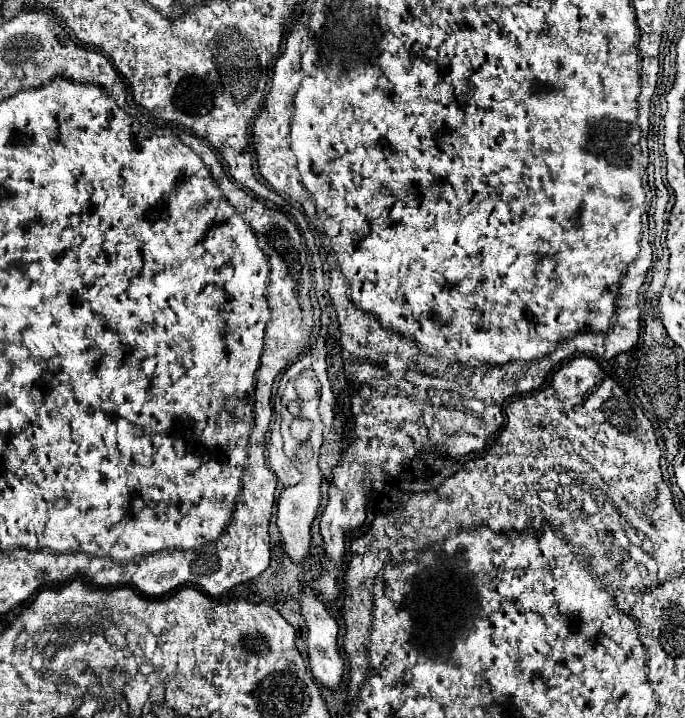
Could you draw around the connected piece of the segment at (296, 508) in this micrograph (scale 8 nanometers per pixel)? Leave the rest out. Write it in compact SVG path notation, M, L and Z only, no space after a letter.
M313 460L309 464L299 464L299 470L303 472L303 480L297 486L289 486L283 490L283 494L279 498L279 506L277 506L277 528L283 536L285 552L291 558L291 562L295 562L295 564L301 564L303 560L307 560L307 554L311 548L311 524L313 524L319 504L321 504L321 492L319 492L321 472L317 468L317 462Z

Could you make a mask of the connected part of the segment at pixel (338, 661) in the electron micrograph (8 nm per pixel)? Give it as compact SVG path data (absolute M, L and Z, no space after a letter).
M303 588L301 594L301 608L303 608L303 616L309 628L309 636L307 636L307 648L309 648L309 668L313 672L313 676L317 678L319 684L323 684L329 690L339 690L343 672L345 672L345 660L341 658L339 646L337 646L337 622L329 616L329 612L325 610L325 604L321 602L319 596L313 594L311 588Z

